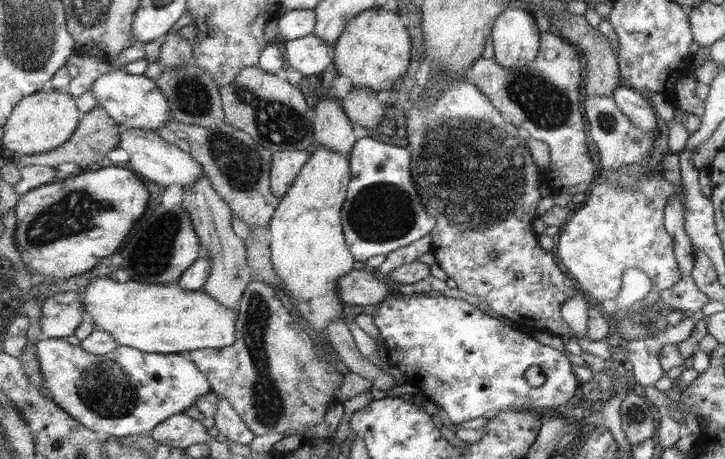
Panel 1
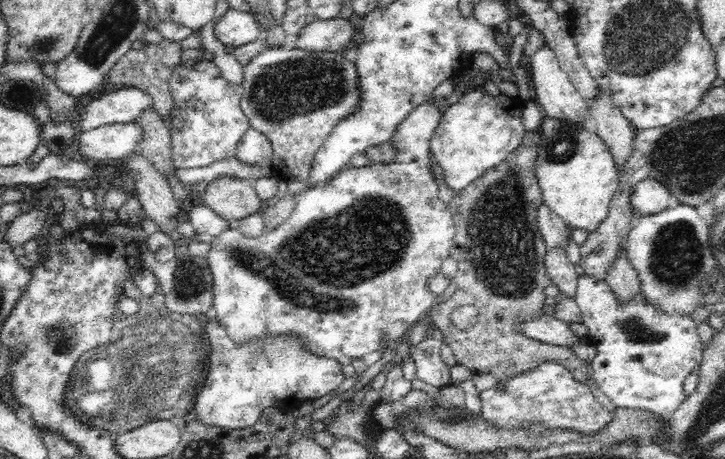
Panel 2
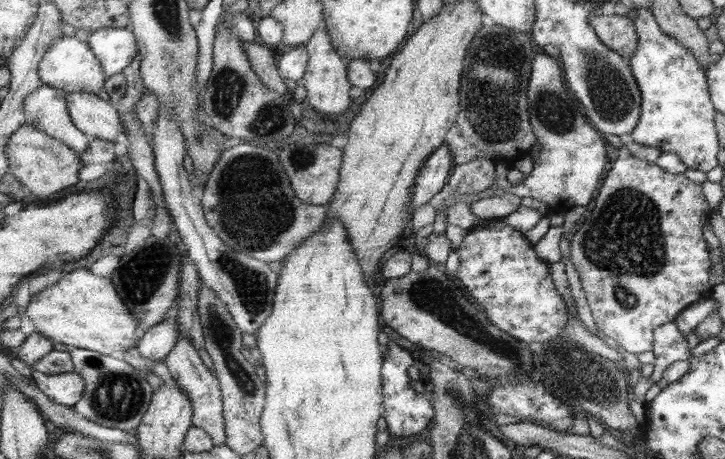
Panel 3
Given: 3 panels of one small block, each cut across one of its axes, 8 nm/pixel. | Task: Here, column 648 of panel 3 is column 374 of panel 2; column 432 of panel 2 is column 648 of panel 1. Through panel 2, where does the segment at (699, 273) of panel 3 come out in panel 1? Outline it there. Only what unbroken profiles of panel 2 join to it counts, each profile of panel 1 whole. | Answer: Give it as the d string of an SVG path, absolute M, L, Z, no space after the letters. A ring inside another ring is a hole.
M623 84L614 90L614 100L625 111L635 126L643 129L653 140L659 134L657 113L649 98L637 89ZM663 172L654 176L652 174L647 174L645 177L641 175L636 189L630 191L617 189L617 187L605 183L603 179L592 187L592 190L587 193L585 201L572 212L571 219L564 224L564 230L560 233L557 246L559 260L587 296L595 298L595 302L600 304L617 298L621 294L624 272L630 268L640 268L651 276L654 287L651 295L647 299L641 300L641 303L635 306L635 310L640 313L642 310L649 310L655 306L663 306L661 291L675 286L682 277L679 261L673 248L675 239L664 225L665 208L673 195L681 198L681 194L676 194L676 186L666 179Z

